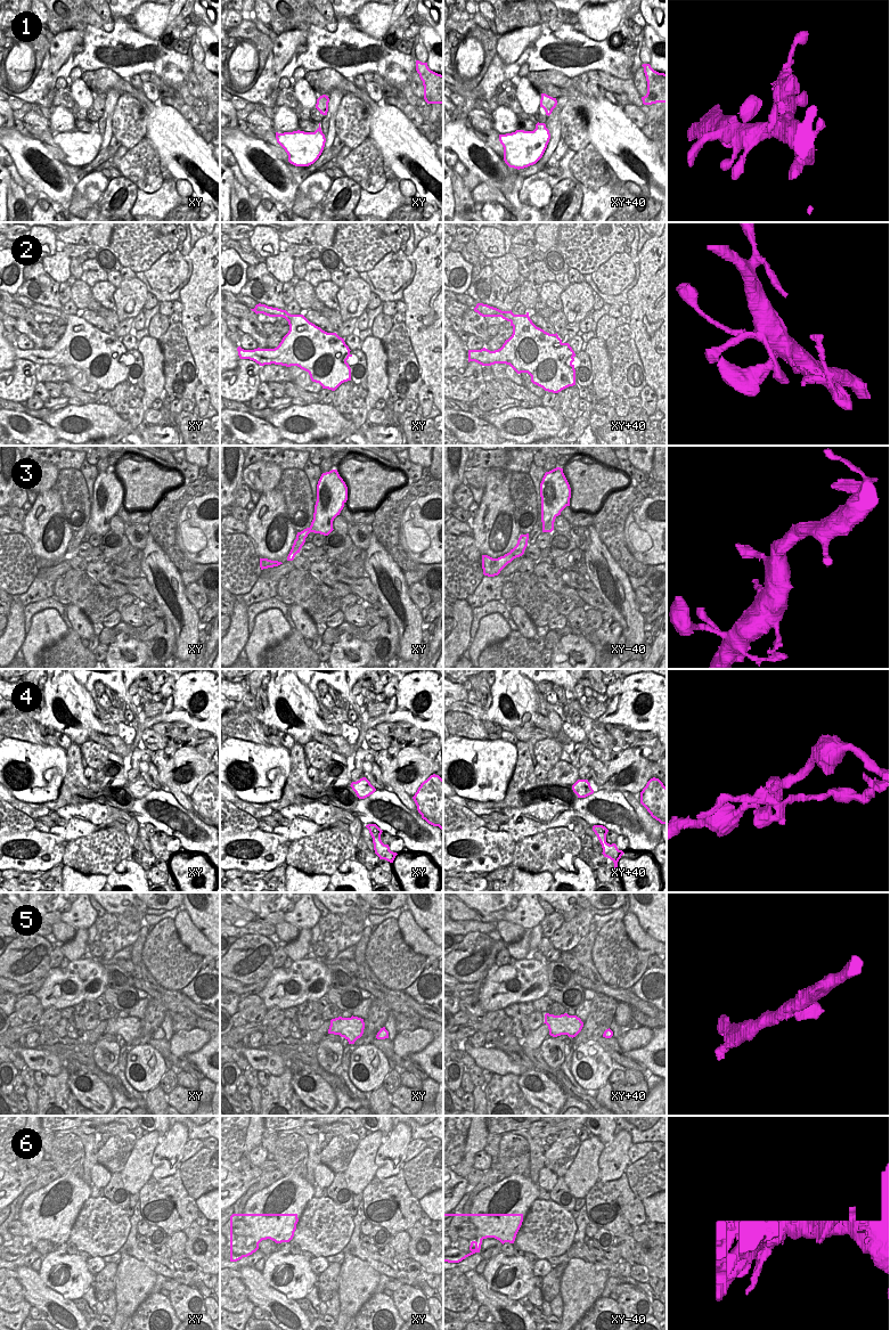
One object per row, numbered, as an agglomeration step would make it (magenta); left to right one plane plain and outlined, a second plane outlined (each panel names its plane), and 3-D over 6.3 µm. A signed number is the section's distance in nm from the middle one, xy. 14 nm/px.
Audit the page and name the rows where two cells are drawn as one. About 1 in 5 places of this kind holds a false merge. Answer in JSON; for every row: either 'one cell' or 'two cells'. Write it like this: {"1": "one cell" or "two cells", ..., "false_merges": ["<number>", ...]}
{"1": "one cell", "2": "one cell", "3": "one cell", "4": "two cells", "5": "one cell", "6": "two cells", "false_merges": ["4", "6"]}

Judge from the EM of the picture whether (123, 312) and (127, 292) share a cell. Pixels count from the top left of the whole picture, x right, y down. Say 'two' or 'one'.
one

